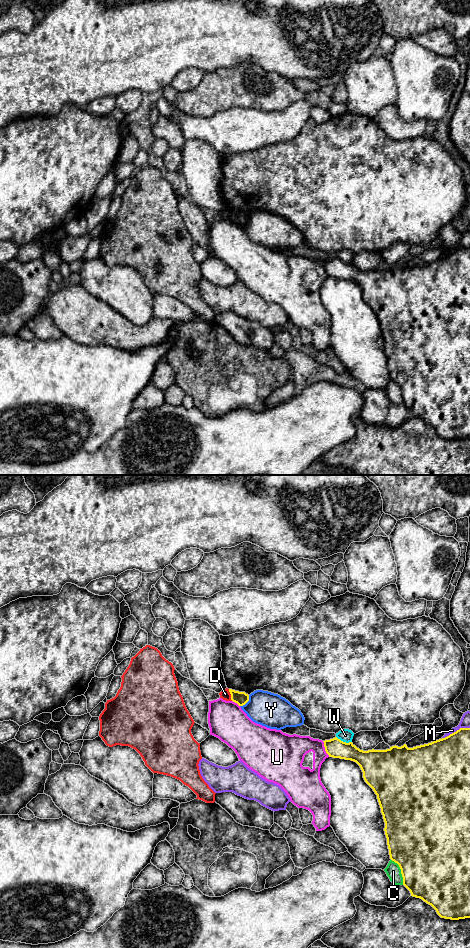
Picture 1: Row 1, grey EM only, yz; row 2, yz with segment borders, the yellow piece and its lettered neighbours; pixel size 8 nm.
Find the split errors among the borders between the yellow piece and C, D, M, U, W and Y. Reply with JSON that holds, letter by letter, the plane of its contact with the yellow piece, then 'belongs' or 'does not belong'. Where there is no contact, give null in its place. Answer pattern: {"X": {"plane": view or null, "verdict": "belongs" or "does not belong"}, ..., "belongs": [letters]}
{"C": {"plane": "yz", "verdict": "does not belong"}, "D": {"plane": "yz", "verdict": "does not belong"}, "M": {"plane": "yz", "verdict": "does not belong"}, "U": {"plane": "yz", "verdict": "does not belong"}, "W": {"plane": "yz", "verdict": "does not belong"}, "Y": {"plane": "yz", "verdict": "does not belong"}, "belongs": []}

